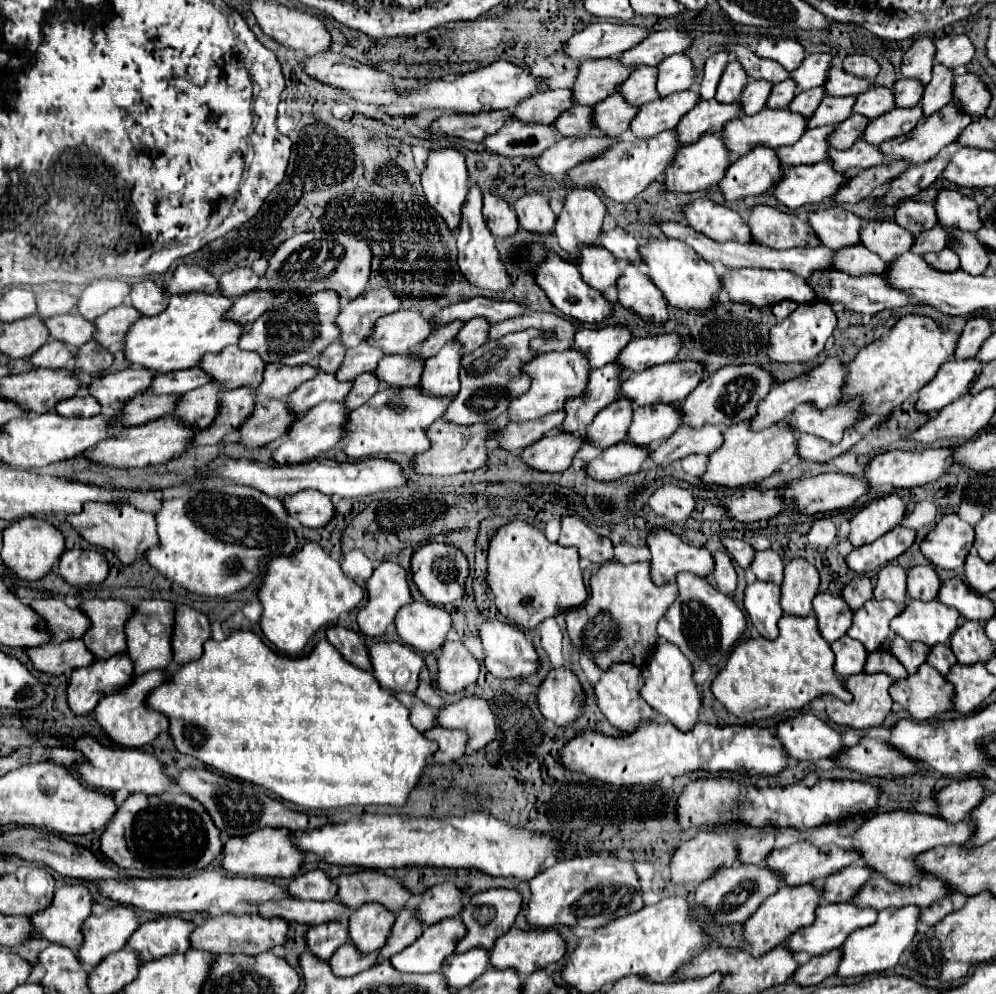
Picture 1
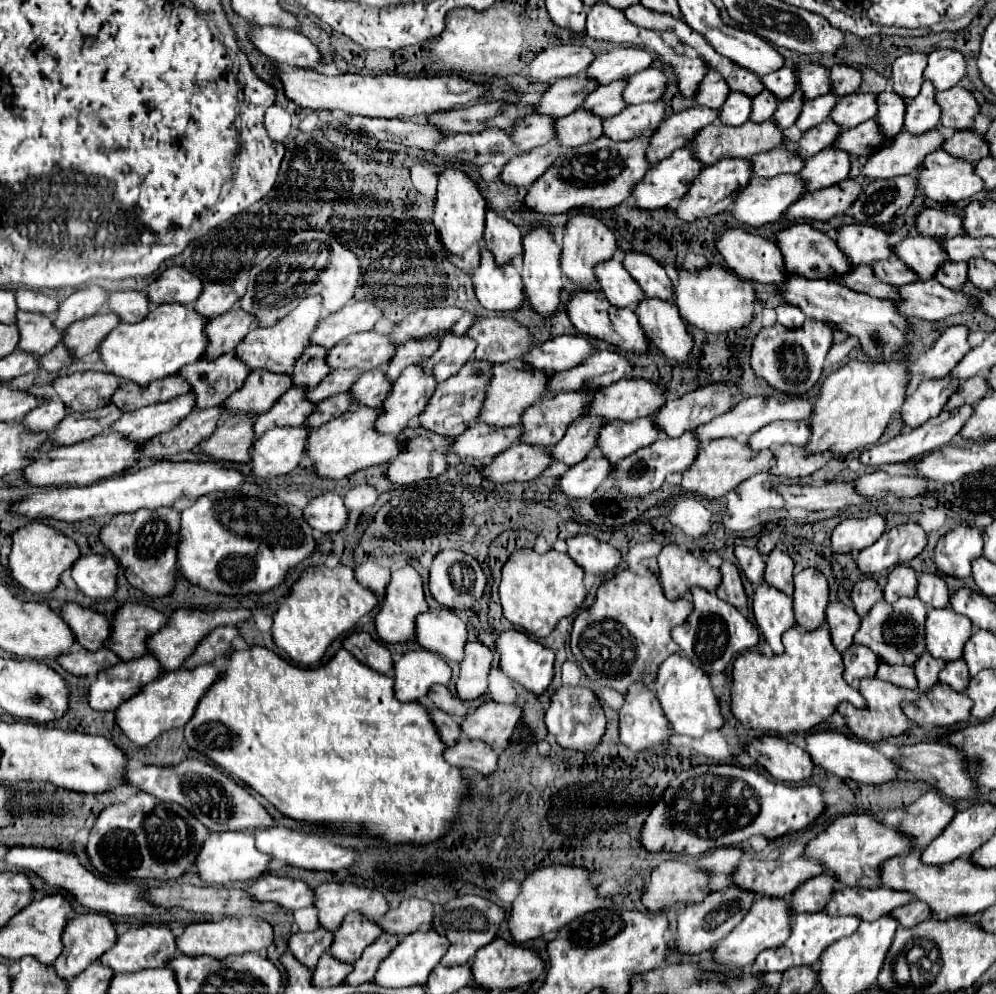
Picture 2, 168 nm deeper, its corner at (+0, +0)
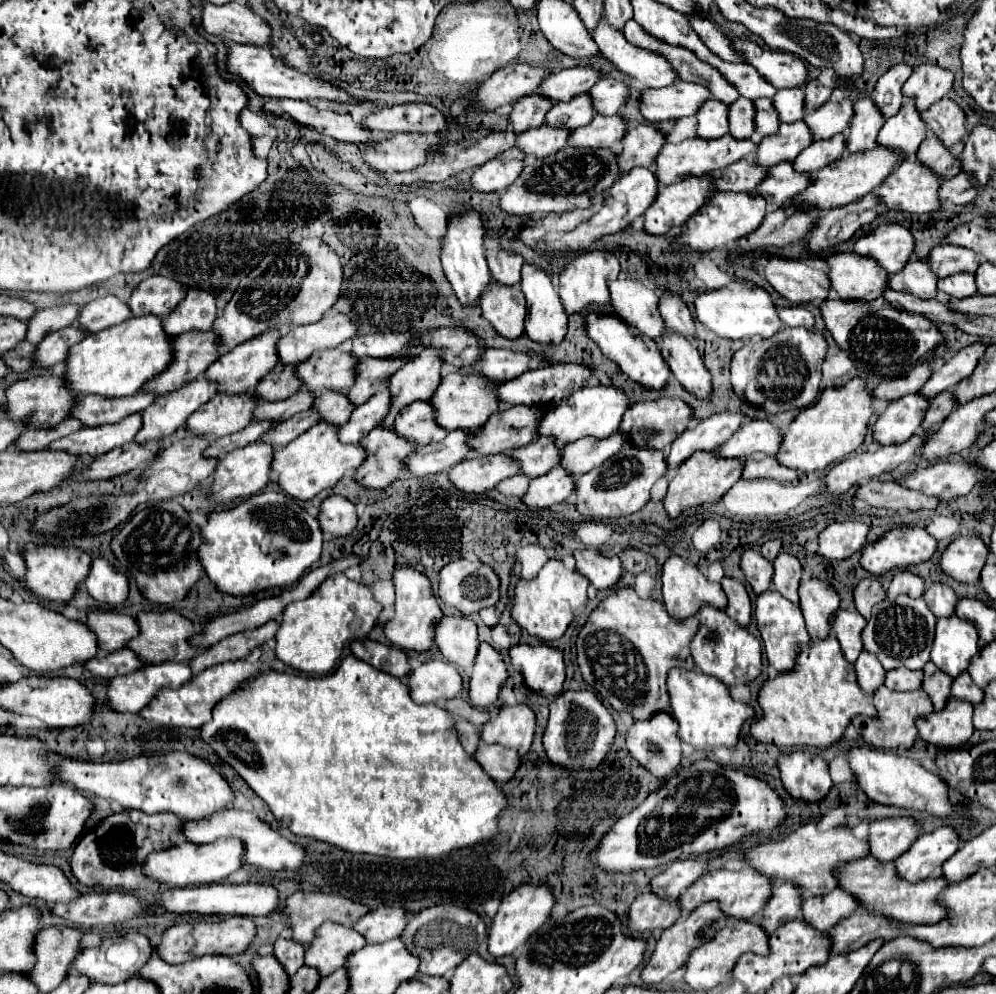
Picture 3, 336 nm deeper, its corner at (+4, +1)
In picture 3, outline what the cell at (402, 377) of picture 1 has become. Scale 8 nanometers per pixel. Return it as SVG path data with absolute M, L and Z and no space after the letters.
M322 391L314 399L312 407L320 415L320 421L330 423L330 425L338 425L338 427L344 425L348 421L350 413L354 411L348 397L342 393L334 393L334 391Z

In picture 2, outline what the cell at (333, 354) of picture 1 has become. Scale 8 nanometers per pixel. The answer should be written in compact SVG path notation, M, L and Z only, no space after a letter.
M308 346L308 350L304 350L304 354L298 358L294 372L292 372L292 380L294 386L318 386L326 376L328 376L328 362L324 362L324 346Z

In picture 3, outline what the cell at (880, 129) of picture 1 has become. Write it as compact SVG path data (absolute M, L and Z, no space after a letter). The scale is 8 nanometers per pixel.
M836 135L826 141L814 141L808 145L794 161L794 169L798 173L816 173L816 169L822 169L824 165L830 165L832 161L840 159L844 153L844 135Z

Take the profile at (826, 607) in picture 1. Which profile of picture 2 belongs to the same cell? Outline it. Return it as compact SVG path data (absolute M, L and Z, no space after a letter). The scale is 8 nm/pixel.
M830 602L826 622L832 634L832 644L838 652L844 652L854 642L854 632L860 626L860 616L848 604Z

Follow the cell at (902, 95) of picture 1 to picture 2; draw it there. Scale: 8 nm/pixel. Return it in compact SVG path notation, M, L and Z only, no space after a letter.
M892 90L878 94L878 114L876 120L880 124L880 130L886 134L886 138L894 138L902 126L904 126L904 98L896 96Z

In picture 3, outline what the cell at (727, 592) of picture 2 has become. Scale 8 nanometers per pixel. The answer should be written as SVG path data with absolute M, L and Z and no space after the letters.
M722 579L722 589L728 597L728 617L732 617L732 621L736 621L740 627L748 627L750 625L750 617L752 617L752 607L750 607L750 597L746 593L746 587L736 581L736 579Z

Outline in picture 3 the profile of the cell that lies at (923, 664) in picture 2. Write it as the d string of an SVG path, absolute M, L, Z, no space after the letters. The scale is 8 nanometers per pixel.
M932 661L924 667L924 681L922 681L922 689L930 695L934 709L940 711L944 709L946 701L952 697L950 695L950 687L952 687L952 677L948 677L946 673L942 673L936 665L932 665Z

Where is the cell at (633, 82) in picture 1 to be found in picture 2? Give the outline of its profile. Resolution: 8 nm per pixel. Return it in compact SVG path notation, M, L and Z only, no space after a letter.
M624 80L620 82L612 82L608 86L598 86L582 104L584 110L590 110L602 118L610 118L620 114L620 110L628 108L628 104L624 102L624 98L620 98L620 94L624 92Z

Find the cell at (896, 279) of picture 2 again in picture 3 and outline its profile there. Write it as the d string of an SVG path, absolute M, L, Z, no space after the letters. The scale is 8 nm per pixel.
M912 259L900 273L890 277L894 291L912 293L920 299L934 299L938 293L938 277L932 273L928 261Z

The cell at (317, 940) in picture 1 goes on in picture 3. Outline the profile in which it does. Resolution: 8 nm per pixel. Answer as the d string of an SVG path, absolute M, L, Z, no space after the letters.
M276 939L274 943L274 957L284 965L288 975L294 975L304 965L304 951L306 949L292 939Z

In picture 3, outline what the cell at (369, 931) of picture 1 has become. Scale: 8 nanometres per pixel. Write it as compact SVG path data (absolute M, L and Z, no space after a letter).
M326 921L320 925L316 937L308 945L304 961L308 967L314 967L320 977L328 977L336 969L344 967L348 955L360 951L364 943L364 937L360 937L360 933L354 929Z

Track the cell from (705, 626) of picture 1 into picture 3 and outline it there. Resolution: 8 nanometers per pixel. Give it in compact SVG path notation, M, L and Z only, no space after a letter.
M710 605L700 609L700 629L692 639L692 657L696 667L720 679L726 685L740 685L758 679L762 673L762 645L760 641L744 627L734 623L724 611L718 611Z

